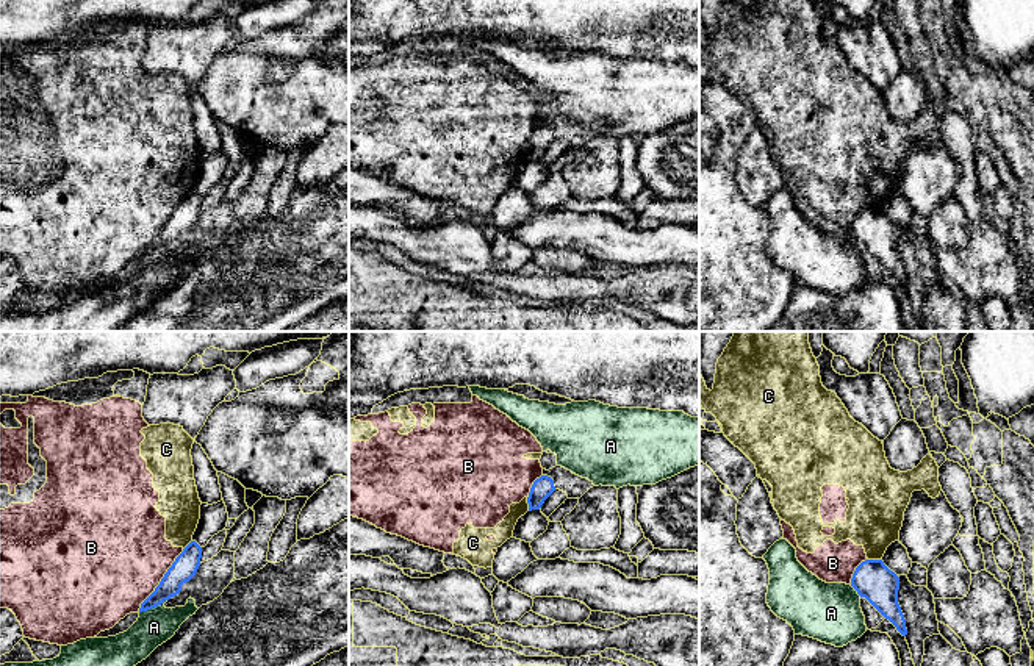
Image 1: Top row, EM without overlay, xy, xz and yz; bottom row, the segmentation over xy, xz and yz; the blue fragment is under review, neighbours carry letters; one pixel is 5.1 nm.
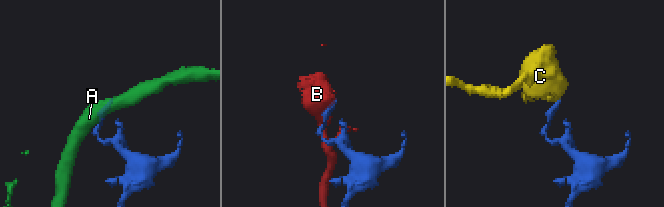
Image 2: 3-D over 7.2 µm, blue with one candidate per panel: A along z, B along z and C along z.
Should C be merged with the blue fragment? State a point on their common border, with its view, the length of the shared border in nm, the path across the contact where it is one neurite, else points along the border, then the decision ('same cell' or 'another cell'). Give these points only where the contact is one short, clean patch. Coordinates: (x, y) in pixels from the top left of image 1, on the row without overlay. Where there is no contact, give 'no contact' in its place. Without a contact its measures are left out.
meets blue in xz at (527, 152); contact 70 nm long; border along xz (526, 147), (529, 160); another cell

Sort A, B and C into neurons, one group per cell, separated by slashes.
A / B C

